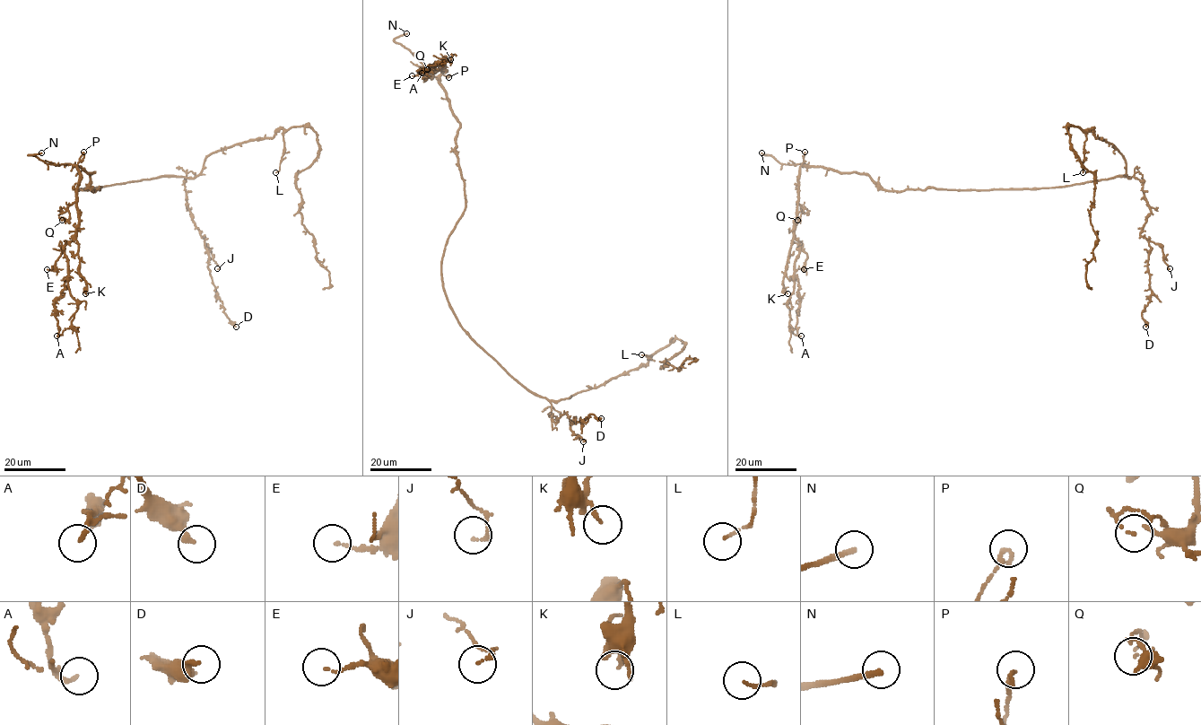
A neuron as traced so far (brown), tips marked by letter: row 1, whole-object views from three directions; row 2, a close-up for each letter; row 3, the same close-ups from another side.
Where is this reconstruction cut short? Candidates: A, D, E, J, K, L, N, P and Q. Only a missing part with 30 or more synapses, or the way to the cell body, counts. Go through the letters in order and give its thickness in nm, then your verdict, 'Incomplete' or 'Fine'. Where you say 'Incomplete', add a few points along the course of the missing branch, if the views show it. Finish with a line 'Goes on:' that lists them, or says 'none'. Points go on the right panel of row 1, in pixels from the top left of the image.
A: Thickness 170 nm. Fine
D: Thickness 260 nm. Fine
E: Thickness 100 nm. Fine
J: Thickness 150 nm. Fine
K: Thickness 160 nm. Fine
L: Thickness 90 nm. Fine
N: Thickness 240 nm. Incomplete. Course of what is missing: (761, 152), (756, 150), (749, 117)
P: Thickness 130 nm. Fine
Q: Thickness 90 nm. Fine
Goes on: N

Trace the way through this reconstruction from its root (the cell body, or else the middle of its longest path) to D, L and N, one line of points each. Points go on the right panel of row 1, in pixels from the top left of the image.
D: (1055, 187), (1117, 177), (1143, 183), (1151, 211), (1140, 231), (1151, 248), (1151, 296), (1141, 313), (1145, 327)
L: (1055, 187), (1117, 177), (1128, 178), (1125, 159), (1110, 143), (1097, 138), (1092, 129), (1086, 131), (1083, 172)
N: (1055, 187), (884, 190), (867, 175), (840, 172), (804, 163), (781, 164), (771, 156), (761, 152)

